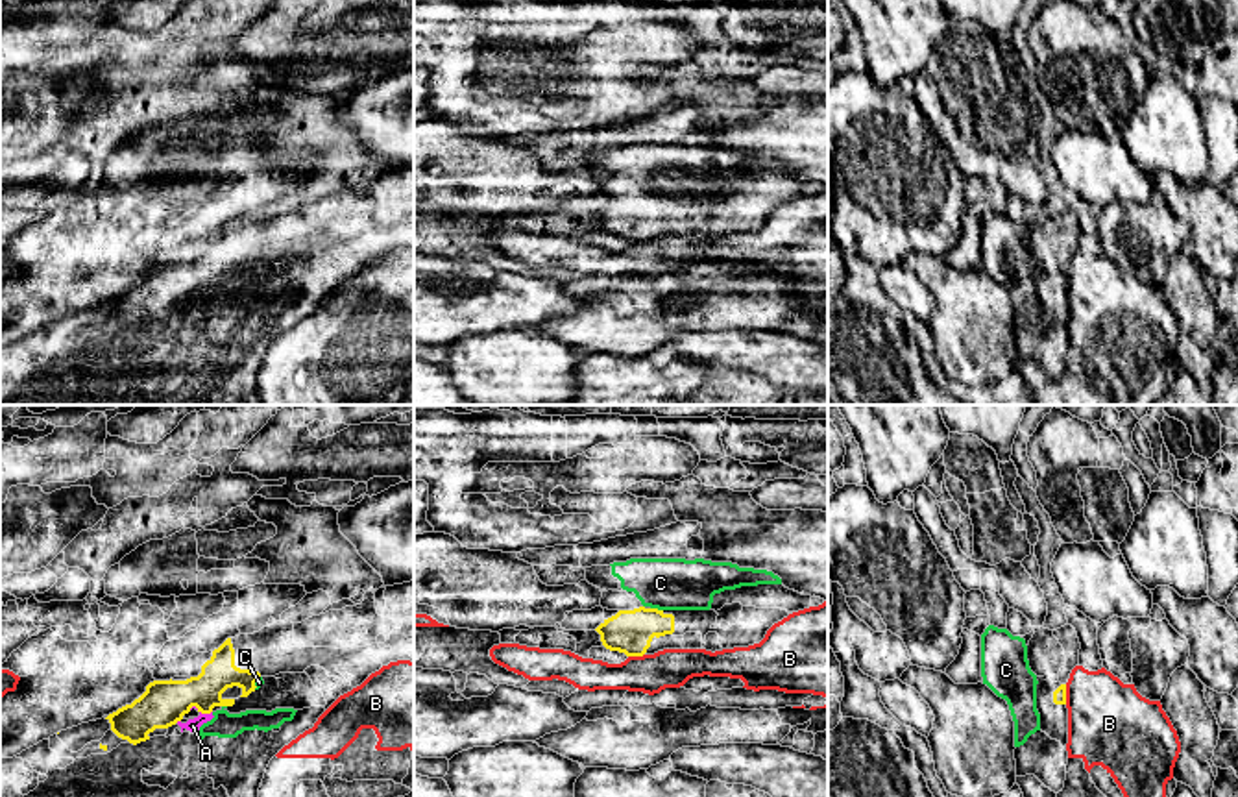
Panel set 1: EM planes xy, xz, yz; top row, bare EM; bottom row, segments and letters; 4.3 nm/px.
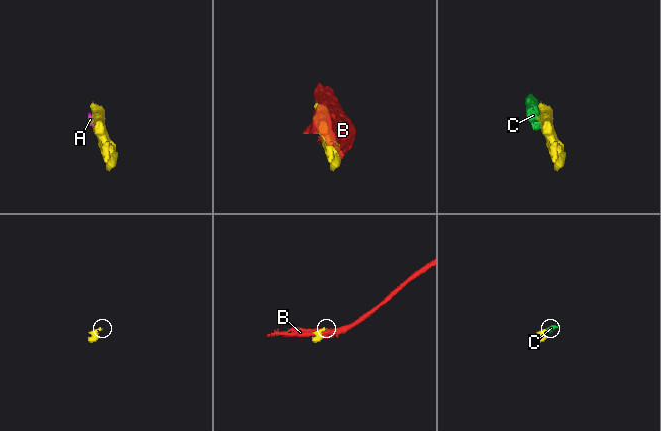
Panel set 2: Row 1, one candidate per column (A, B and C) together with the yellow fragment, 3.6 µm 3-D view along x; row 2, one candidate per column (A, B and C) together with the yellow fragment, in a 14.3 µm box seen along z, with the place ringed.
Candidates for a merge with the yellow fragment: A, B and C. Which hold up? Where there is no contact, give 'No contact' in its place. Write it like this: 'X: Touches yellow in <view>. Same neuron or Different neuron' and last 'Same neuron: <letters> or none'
A: Touches yellow in xy. Same neuron
B: Touches yellow in yz. Different neuron
C: Touches yellow in xz. Same neuron
Same neuron: A, C

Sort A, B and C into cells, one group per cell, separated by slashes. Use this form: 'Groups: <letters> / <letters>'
Groups: A C / B

